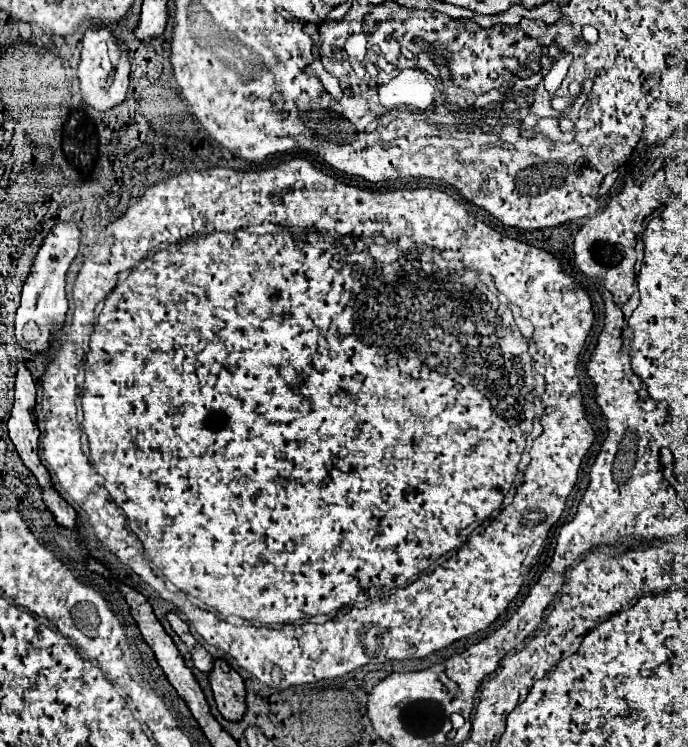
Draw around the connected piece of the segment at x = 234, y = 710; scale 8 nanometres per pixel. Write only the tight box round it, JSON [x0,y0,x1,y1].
[210,661,246,721]

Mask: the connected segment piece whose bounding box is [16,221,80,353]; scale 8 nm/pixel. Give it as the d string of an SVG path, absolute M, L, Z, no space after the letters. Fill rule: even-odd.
M66 221L54 225L38 249L38 255L22 289L22 303L16 311L16 339L24 349L32 353L46 351L50 347L50 335L62 327L64 315L68 311L64 291L66 273L70 263L78 255L78 247L80 247L80 227L74 221Z

